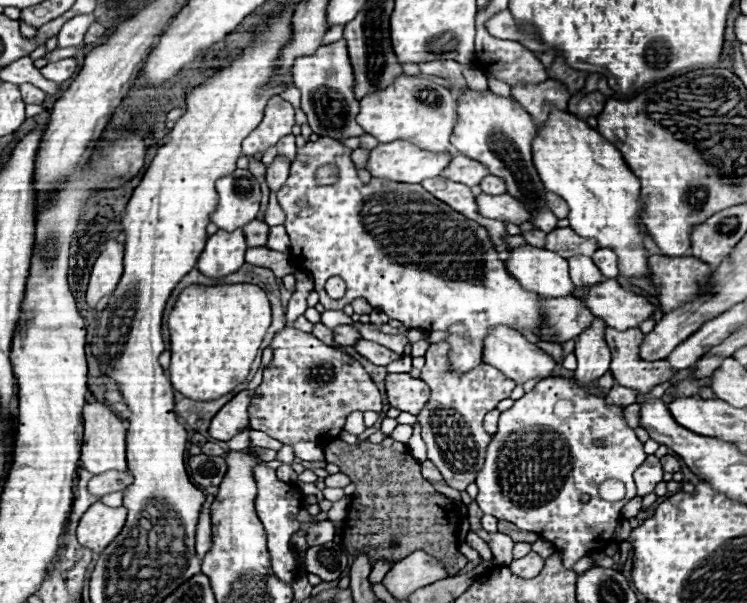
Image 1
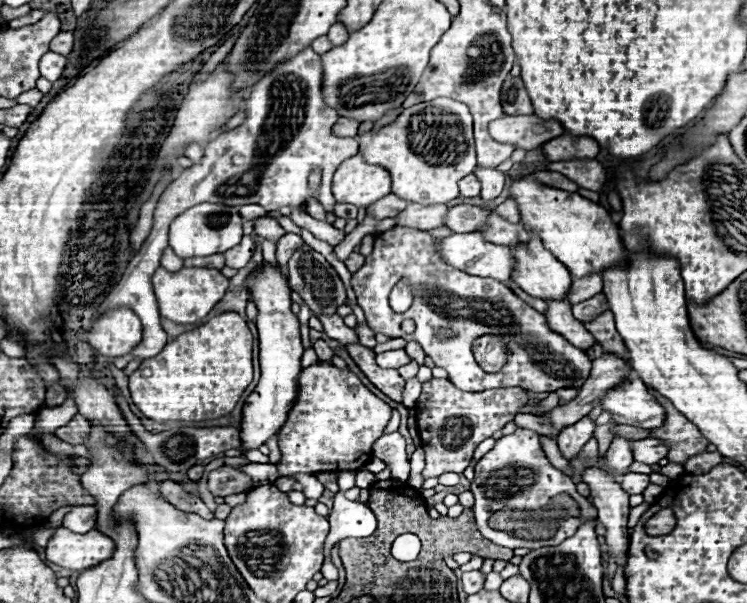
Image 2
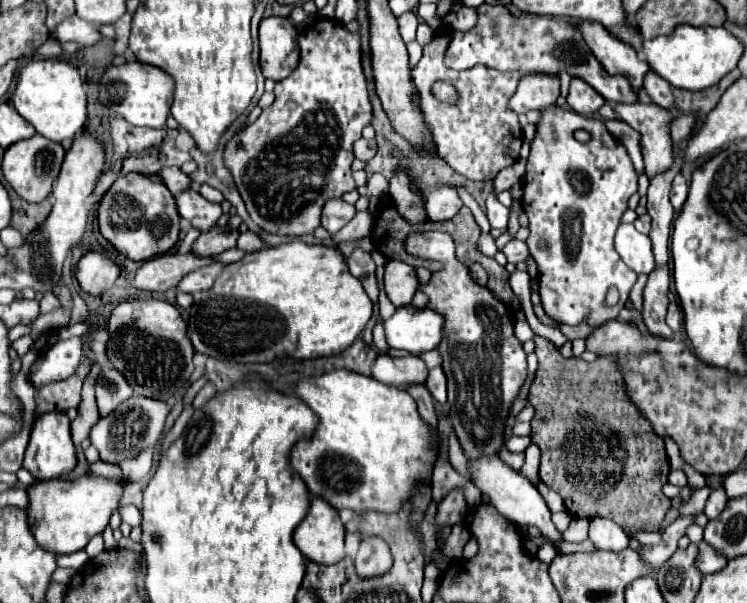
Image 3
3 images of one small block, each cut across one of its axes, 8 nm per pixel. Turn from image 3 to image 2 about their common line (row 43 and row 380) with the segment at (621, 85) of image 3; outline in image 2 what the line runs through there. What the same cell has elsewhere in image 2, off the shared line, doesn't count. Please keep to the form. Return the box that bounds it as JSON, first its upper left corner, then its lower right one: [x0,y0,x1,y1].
[352,226,592,392]

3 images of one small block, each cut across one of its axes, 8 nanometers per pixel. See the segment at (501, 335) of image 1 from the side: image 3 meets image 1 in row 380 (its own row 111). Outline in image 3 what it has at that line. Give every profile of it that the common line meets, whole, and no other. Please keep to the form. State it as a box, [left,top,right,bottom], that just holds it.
[510,74,560,114]

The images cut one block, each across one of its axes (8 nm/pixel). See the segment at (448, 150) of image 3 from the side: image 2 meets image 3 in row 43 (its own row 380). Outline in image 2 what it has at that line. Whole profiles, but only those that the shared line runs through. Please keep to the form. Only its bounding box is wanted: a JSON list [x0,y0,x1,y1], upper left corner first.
[416,380,528,478]

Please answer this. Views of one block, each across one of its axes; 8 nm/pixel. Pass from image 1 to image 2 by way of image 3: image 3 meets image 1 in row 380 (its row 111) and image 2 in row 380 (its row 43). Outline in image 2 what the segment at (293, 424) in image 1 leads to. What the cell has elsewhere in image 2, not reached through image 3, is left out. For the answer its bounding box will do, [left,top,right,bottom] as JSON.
[276,362,392,476]

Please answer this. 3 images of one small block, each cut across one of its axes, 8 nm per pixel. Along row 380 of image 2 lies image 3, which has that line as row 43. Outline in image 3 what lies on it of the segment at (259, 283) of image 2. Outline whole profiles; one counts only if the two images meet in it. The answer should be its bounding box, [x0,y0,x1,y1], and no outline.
[260,16,298,80]

